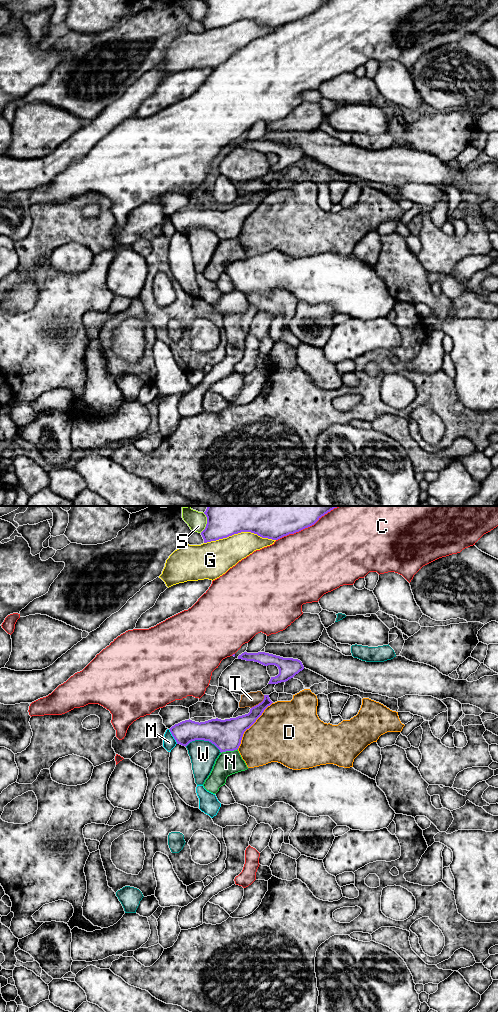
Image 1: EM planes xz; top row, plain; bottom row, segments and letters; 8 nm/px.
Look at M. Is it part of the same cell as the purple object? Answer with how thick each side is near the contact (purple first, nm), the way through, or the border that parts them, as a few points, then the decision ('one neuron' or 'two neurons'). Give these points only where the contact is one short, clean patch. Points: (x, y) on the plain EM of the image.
calibres 180 and 100 nm; border xz (168, 217), (177, 231); two neurons

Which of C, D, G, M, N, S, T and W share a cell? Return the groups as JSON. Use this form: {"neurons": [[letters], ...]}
{"neurons": [["C"], ["D"], ["G"], ["M"], ["N"], ["S"], ["T"], ["W"]]}

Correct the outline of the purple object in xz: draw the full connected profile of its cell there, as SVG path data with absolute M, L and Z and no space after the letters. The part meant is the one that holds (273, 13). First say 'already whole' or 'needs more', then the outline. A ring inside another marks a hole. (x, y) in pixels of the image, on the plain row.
already whole; M204 0L207 5L205 17L201 20L204 31L227 26L241 20L251 20L262 26L278 28L289 22L294 22L314 13L322 4L328 0Z

